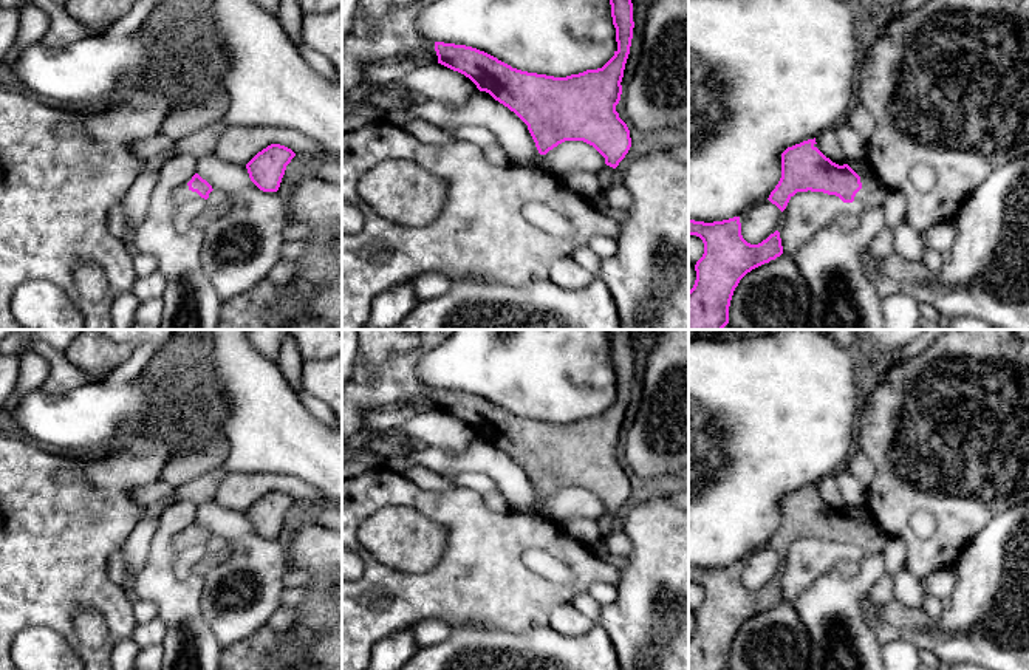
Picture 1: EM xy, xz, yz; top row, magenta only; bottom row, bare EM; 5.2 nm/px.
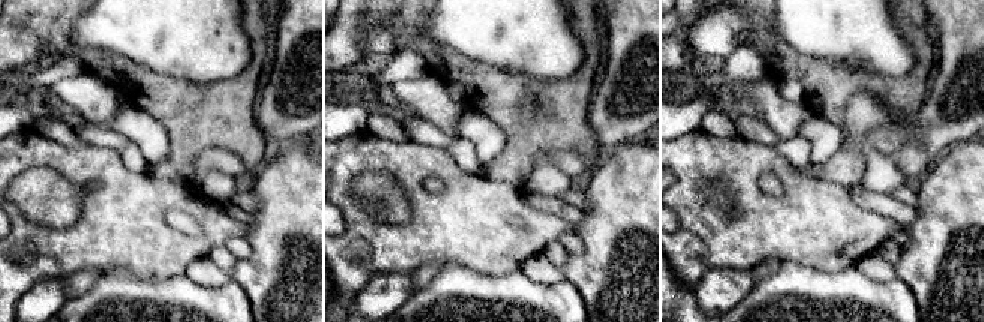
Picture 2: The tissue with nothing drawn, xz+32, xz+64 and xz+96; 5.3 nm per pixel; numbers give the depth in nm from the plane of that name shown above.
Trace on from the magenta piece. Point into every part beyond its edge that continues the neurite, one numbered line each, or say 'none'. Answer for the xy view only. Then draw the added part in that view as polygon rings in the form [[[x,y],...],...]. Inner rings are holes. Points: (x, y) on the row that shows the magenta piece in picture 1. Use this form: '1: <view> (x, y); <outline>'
1: xy (188, 201); [[[187,184],[179,186],[176,192],[176,207],[181,218],[192,215],[206,203],[197,192],[192,192]]]

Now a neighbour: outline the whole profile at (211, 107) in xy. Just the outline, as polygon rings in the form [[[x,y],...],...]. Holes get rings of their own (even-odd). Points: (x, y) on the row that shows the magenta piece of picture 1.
[[[214,74],[197,102],[173,108],[167,115],[159,135],[176,142],[223,119],[227,107],[229,94],[220,76]]]

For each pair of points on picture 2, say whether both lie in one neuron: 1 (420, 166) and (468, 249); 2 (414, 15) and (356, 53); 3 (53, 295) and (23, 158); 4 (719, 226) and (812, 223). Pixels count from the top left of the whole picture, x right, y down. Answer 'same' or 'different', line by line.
1: same
2: same
3: different
4: same

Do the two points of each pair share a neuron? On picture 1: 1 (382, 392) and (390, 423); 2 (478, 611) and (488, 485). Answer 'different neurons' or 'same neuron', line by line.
1: different neurons
2: different neurons

